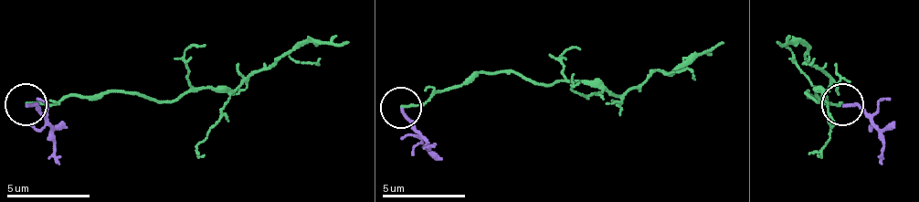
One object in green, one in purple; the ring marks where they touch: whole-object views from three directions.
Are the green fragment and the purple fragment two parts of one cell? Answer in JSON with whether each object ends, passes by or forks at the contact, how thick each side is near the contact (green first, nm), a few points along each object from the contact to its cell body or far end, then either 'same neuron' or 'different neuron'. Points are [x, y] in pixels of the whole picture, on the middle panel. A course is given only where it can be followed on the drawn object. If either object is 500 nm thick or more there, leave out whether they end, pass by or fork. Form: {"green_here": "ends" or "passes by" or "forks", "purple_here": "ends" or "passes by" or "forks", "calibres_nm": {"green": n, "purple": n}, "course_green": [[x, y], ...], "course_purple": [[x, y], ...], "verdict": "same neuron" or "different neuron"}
{"green_here": "ends", "purple_here": "ends", "calibres_nm": {"green": 130, "purple": 190}, "course_green": [[402, 104], [427, 104], [480, 71], [519, 71], [552, 83], [602, 83], [618, 96], [723, 42]], "course_purple": [[402, 109], [406, 121], [435, 146]], "verdict": "different neuron"}

